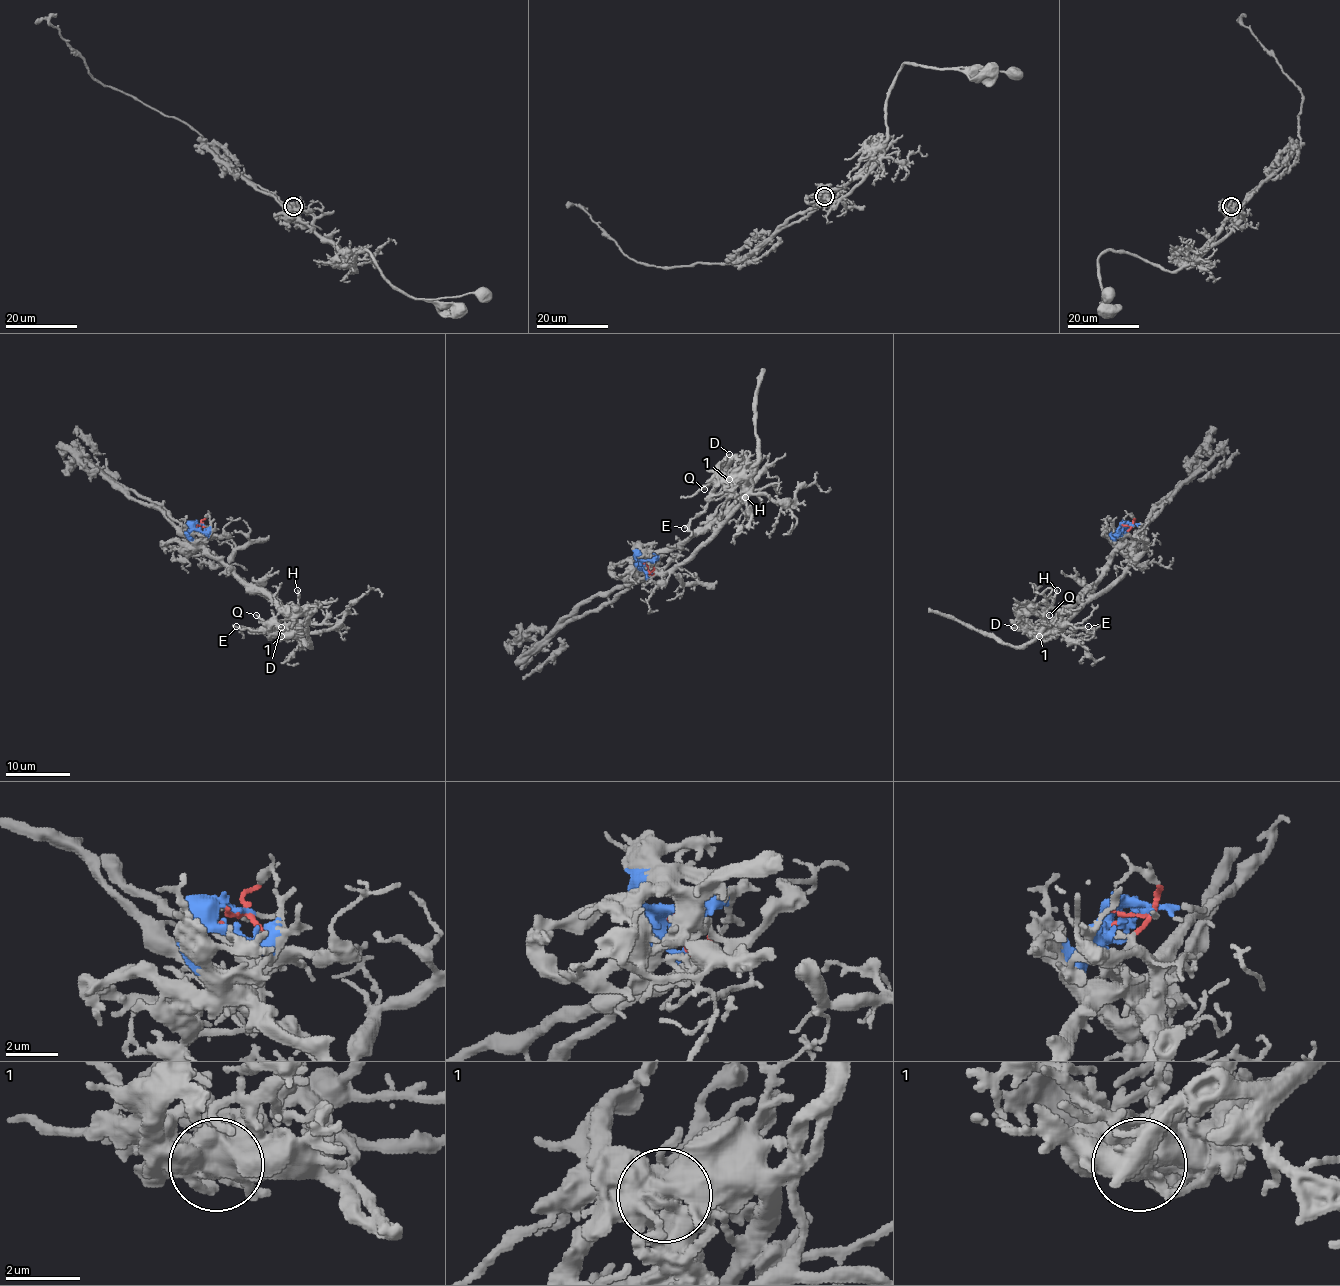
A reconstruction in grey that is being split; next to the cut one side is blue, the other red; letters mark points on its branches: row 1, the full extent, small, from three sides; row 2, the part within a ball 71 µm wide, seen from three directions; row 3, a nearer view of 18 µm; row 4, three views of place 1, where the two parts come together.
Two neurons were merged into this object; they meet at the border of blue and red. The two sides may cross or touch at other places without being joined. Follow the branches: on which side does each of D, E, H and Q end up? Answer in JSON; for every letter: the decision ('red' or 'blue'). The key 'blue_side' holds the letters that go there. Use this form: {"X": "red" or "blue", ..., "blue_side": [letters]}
{"D": "blue", "E": "blue", "H": "blue", "Q": "blue", "blue_side": ["D", "E", "H", "Q"]}

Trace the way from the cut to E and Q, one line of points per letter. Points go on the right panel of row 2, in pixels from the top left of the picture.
E: (1124, 527), (1114, 537), (1108, 569), (1069, 603), (1039, 636), (1088, 626)
Q: (1124, 527), (1114, 537), (1108, 569), (1069, 603), (1039, 636), (1041, 623), (1049, 615)

